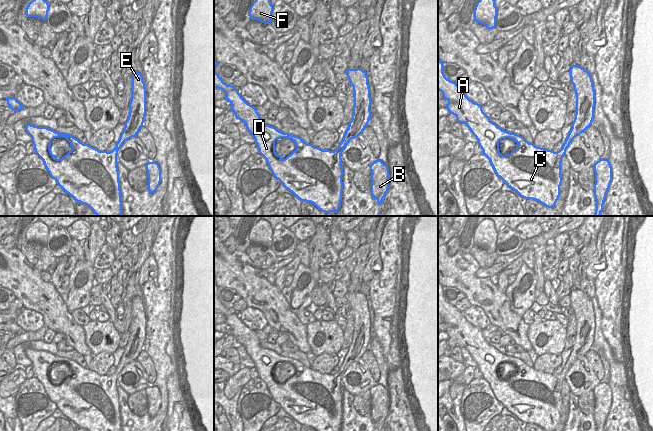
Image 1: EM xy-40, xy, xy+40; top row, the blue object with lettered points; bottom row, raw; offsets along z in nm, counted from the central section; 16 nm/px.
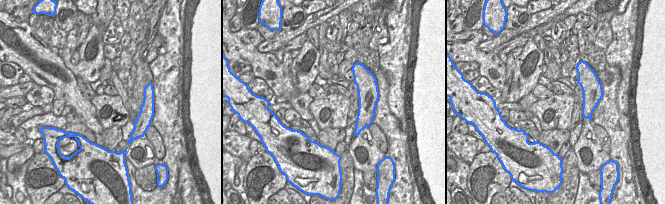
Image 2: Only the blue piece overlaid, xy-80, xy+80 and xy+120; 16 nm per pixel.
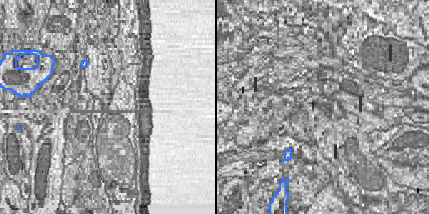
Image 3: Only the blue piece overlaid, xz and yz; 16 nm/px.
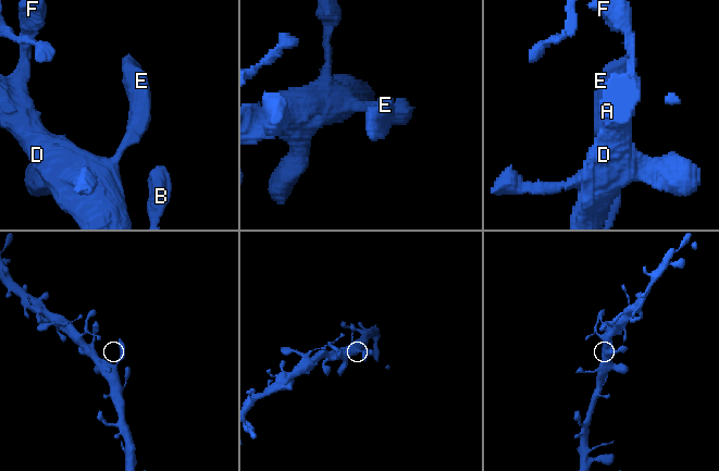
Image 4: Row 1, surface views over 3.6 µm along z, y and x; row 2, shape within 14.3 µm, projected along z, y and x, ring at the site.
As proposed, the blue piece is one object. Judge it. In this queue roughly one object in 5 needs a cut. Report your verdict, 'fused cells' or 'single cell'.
single cell

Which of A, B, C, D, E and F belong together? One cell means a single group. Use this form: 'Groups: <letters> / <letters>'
Groups: A B C D E F.

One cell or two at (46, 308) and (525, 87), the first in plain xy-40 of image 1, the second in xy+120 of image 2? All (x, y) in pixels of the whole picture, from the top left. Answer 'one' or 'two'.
two

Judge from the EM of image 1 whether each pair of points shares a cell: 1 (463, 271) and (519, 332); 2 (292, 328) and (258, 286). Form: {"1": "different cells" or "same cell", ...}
{"1": "same cell", "2": "same cell"}

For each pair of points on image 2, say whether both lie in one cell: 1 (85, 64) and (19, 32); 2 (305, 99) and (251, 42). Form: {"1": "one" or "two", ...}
{"1": "two", "2": "one"}

